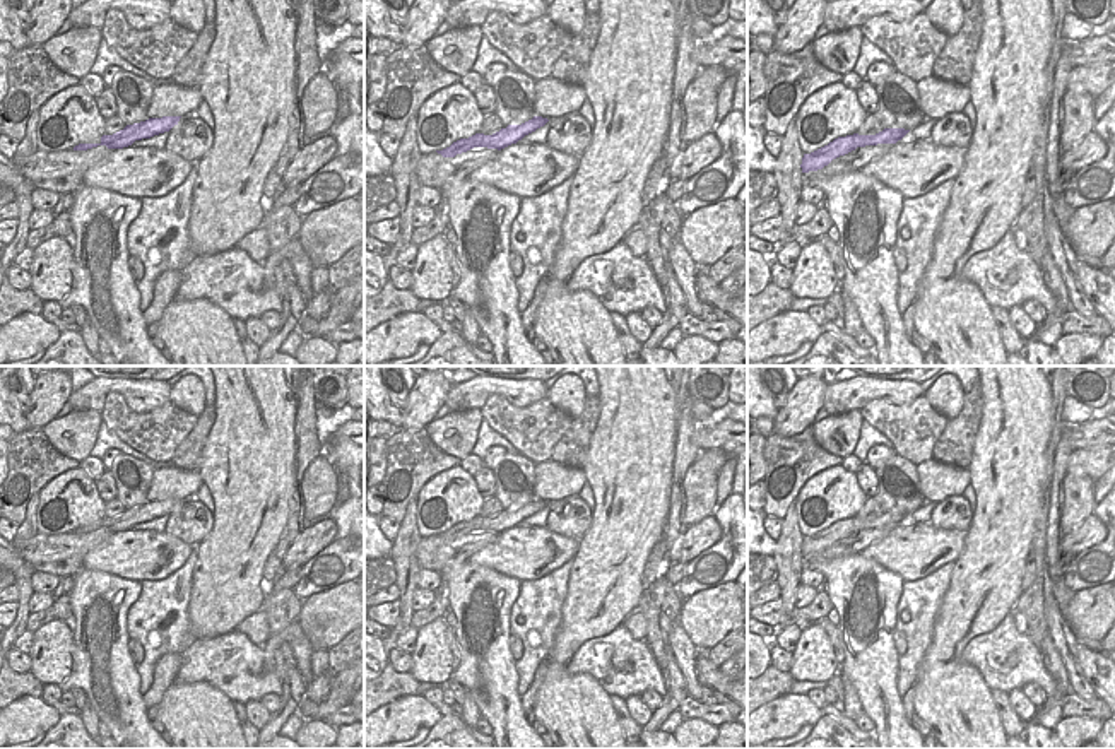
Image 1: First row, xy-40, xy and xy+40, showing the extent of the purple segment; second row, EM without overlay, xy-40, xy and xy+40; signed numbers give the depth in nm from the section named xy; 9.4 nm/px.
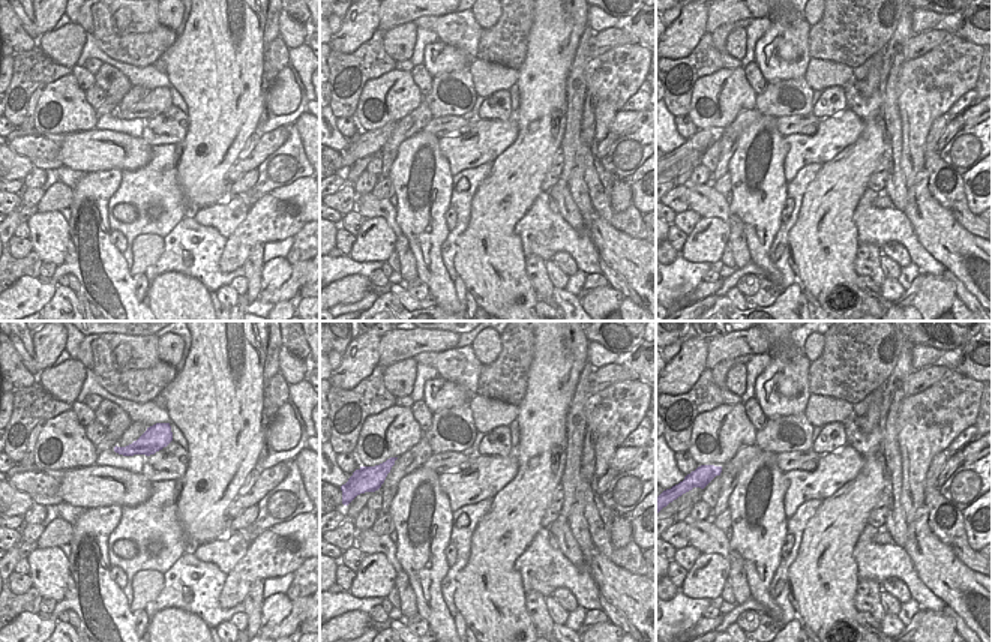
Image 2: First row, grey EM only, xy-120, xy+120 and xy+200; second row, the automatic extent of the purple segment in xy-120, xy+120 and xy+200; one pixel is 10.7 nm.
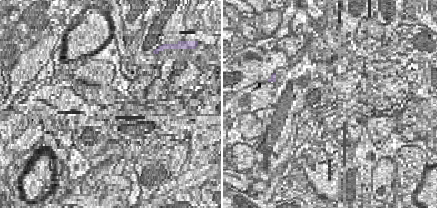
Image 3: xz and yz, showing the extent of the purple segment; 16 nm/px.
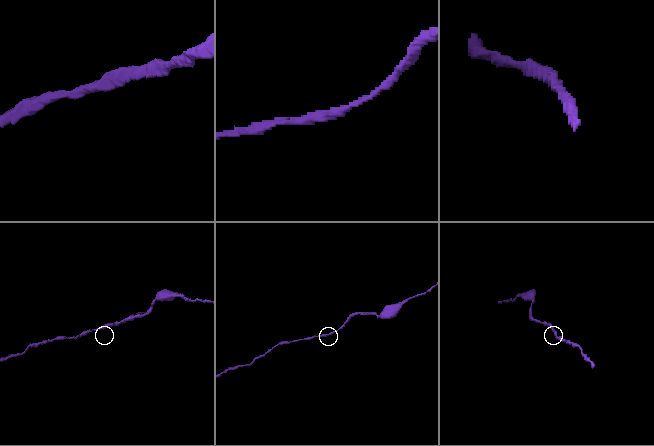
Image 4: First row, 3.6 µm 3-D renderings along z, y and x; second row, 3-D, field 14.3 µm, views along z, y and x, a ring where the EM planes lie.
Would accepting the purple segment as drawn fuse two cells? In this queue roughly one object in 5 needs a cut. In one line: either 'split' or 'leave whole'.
leave whole

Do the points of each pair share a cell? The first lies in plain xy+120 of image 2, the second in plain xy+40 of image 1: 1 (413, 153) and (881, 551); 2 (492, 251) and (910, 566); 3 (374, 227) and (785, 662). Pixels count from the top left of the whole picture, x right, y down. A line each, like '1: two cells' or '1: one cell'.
1: two cells
2: two cells
3: two cells

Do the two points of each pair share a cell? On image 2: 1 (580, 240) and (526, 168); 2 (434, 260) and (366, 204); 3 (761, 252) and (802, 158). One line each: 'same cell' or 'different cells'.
1: different cells
2: different cells
3: different cells

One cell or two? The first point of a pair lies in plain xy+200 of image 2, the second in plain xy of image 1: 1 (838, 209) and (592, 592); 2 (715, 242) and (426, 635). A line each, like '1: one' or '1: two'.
1: one
2: one

